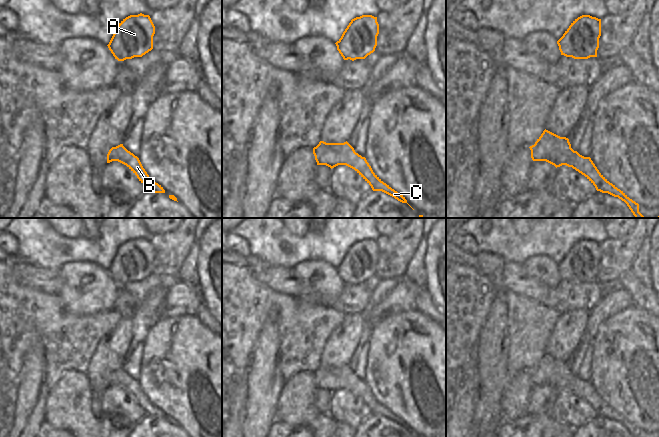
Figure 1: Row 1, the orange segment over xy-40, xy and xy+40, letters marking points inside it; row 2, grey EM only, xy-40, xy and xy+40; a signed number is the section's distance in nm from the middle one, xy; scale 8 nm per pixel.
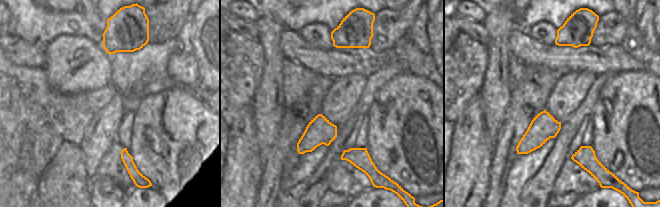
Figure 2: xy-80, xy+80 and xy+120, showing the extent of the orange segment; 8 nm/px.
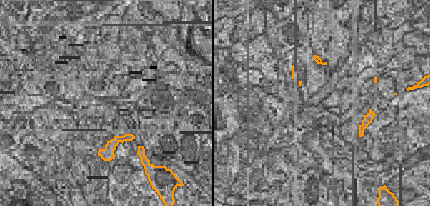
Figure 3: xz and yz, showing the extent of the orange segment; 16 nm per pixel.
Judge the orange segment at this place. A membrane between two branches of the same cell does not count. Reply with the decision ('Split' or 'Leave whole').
Leave whole.

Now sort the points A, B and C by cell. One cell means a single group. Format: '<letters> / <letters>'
A B C

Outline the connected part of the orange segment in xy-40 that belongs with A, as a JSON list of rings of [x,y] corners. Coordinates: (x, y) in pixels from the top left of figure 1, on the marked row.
[[[130,15],[119,23],[107,46],[118,61],[142,57],[153,49],[154,34],[149,15]]]

